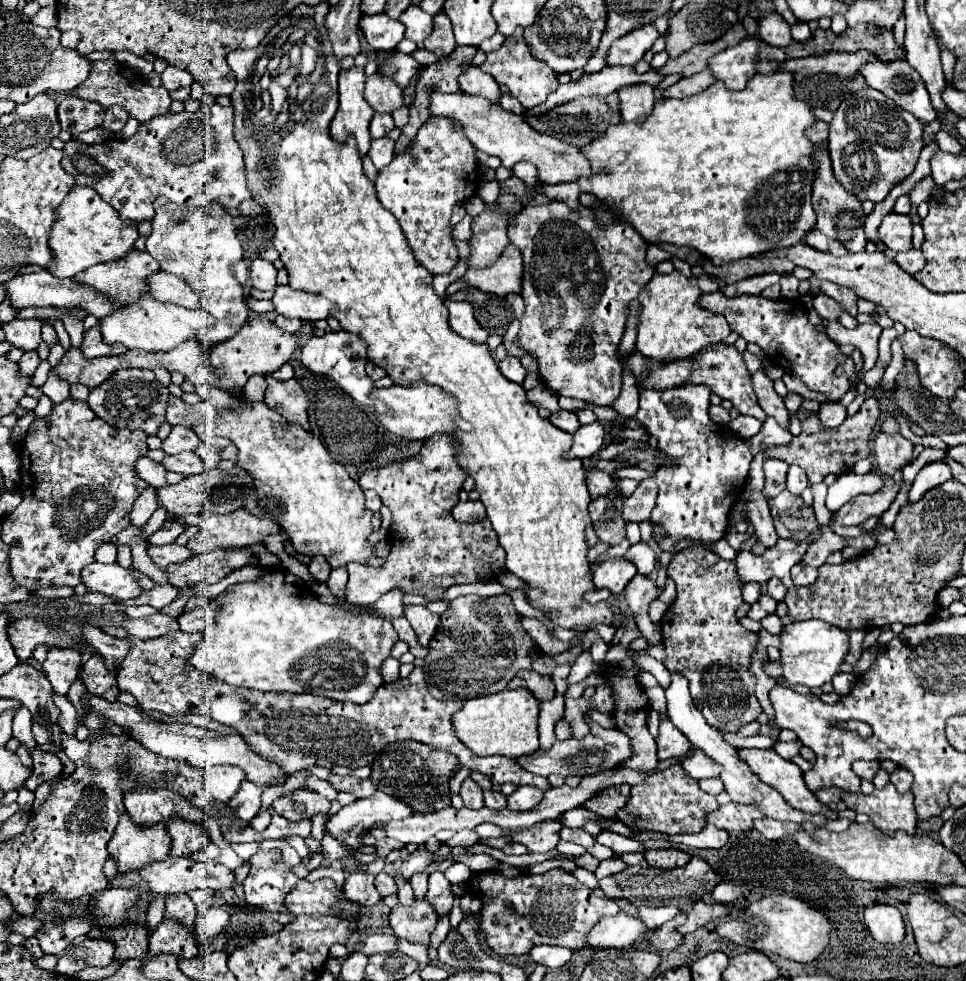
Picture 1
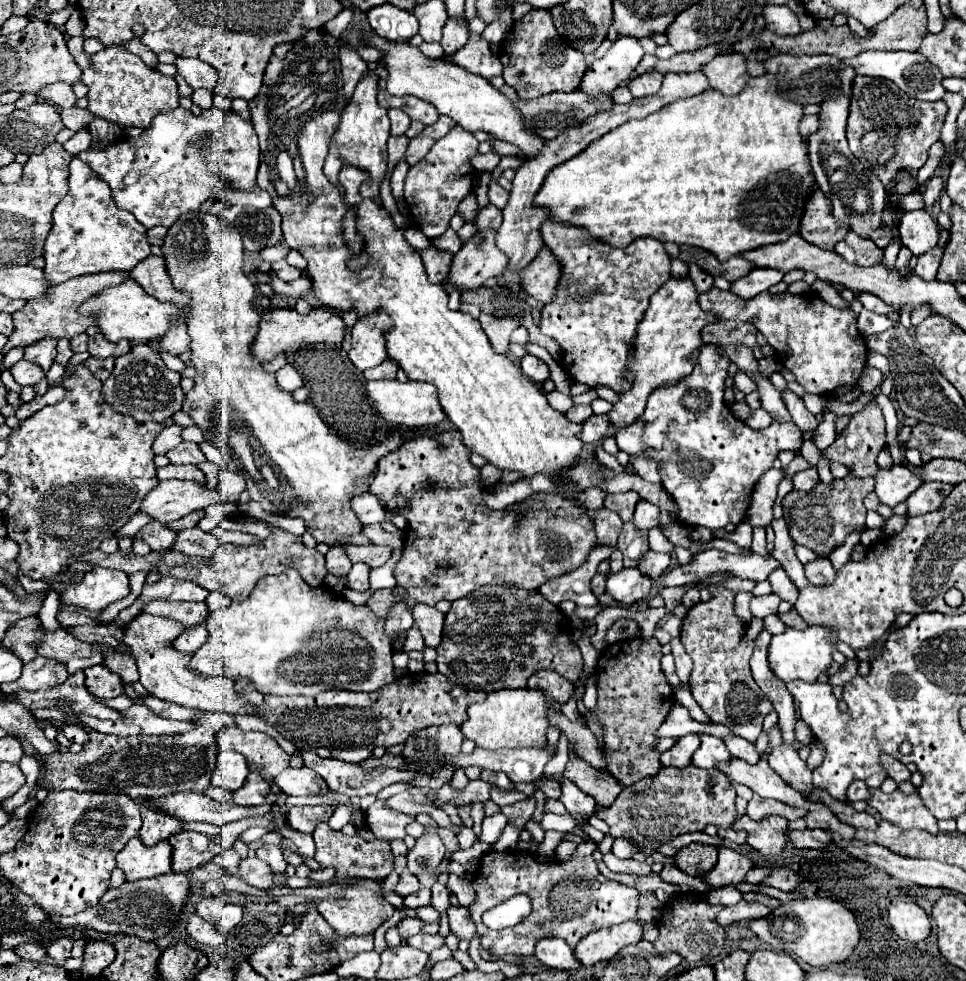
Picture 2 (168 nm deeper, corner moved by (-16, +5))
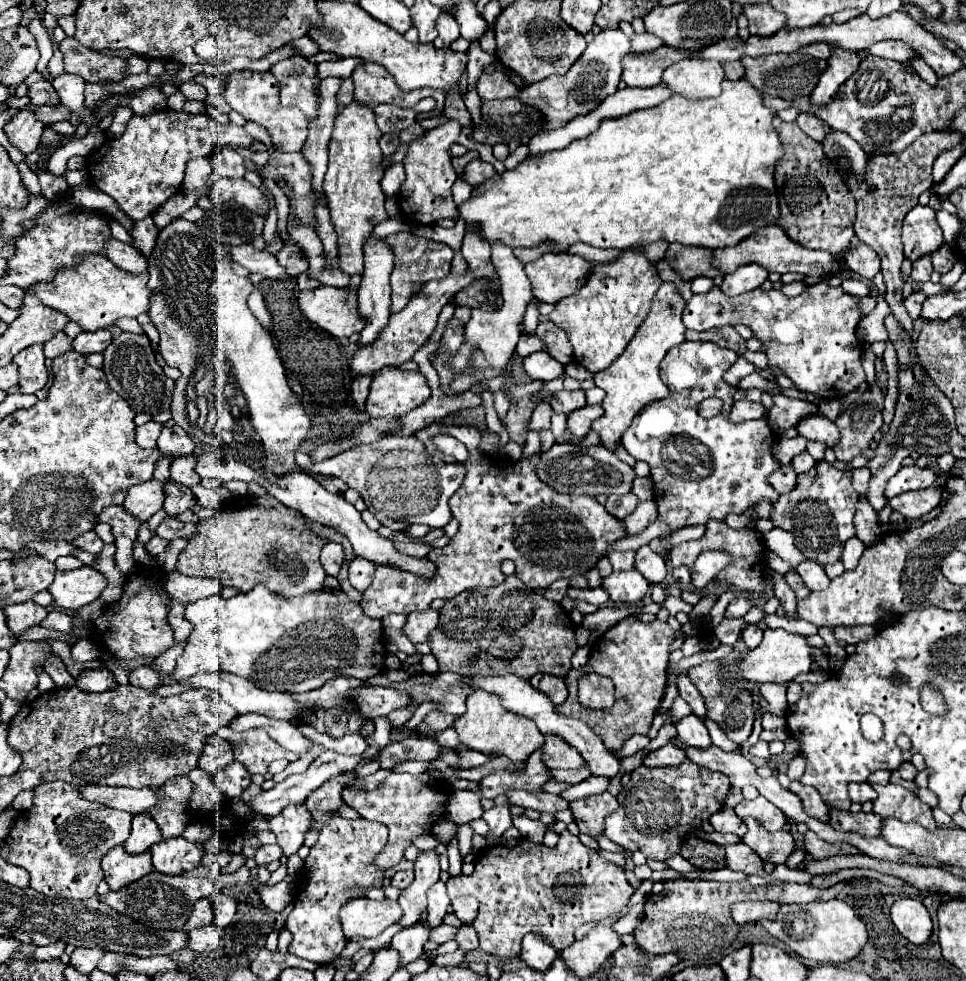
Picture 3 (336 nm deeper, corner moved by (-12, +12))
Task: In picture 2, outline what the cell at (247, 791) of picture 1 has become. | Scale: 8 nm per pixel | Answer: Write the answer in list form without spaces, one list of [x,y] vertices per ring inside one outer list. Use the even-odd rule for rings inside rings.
[[[250,772],[248,778],[244,780],[244,786],[232,792],[232,798],[236,804],[242,804],[242,806],[258,806],[266,802],[268,792],[270,792],[270,786],[258,774]]]

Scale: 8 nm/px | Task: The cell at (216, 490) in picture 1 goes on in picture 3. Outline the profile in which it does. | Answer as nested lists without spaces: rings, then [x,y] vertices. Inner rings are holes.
[[[150,479],[142,485],[134,485],[126,493],[124,507],[140,521],[148,521],[164,505],[164,485],[168,481]]]

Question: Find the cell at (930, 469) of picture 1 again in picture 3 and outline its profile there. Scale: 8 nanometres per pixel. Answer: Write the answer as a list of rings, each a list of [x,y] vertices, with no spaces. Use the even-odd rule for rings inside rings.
[[[928,487],[922,491],[908,491],[888,503],[892,503],[892,509],[902,513],[906,519],[918,519],[940,505],[942,493],[944,489],[940,487]]]

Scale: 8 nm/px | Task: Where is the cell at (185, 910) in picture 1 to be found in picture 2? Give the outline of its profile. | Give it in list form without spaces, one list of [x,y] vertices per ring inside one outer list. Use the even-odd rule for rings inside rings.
[[[192,914],[190,920],[188,920],[188,926],[186,926],[188,934],[204,944],[204,946],[210,946],[210,948],[218,948],[222,942],[224,942],[224,934],[218,932],[218,928],[214,924],[208,924],[204,918],[200,918],[198,914]]]

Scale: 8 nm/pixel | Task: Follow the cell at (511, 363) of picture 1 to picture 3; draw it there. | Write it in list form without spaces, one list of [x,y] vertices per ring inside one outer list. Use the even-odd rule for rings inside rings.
[[[538,351],[538,353],[530,353],[526,359],[524,359],[524,371],[530,379],[540,379],[540,381],[550,381],[550,379],[556,379],[562,371],[564,371],[564,365],[558,363],[554,357],[550,357],[548,353],[544,351]]]

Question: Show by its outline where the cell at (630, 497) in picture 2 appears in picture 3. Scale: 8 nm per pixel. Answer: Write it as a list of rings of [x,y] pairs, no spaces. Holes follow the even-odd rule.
[[[626,493],[624,497],[616,497],[616,495],[612,495],[612,497],[608,497],[608,501],[606,501],[606,511],[610,513],[610,515],[614,515],[616,519],[624,519],[624,517],[628,517],[634,509],[636,509],[636,505],[638,505],[640,501],[638,501],[638,497],[634,495],[634,493]]]

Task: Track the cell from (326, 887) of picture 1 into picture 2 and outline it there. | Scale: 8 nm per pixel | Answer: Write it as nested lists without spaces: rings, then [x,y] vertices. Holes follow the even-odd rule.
[[[346,888],[338,892],[338,896],[346,898],[348,904],[344,908],[336,904],[336,898],[318,900],[316,908],[340,936],[374,934],[396,912],[396,908],[384,896],[370,890]]]

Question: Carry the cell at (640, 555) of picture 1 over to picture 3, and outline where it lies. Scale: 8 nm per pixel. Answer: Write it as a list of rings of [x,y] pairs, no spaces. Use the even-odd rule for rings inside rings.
[[[648,545],[638,549],[638,553],[636,553],[636,569],[650,583],[660,583],[666,577],[666,563],[664,563],[664,559],[656,551],[652,551]]]

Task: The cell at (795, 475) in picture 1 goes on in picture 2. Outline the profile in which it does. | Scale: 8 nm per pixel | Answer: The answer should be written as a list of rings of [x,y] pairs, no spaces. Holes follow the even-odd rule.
[[[810,468],[808,472],[798,472],[798,474],[794,474],[792,482],[794,482],[794,490],[808,492],[818,484],[818,472],[816,472],[816,468]]]

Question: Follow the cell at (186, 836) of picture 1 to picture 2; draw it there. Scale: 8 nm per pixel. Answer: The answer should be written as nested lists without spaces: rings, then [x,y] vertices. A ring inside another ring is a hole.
[[[180,832],[180,834],[172,836],[172,840],[168,840],[168,842],[172,846],[172,872],[176,872],[176,874],[200,868],[222,852],[222,846],[216,844],[218,838],[208,838],[208,836],[198,834],[198,832]]]

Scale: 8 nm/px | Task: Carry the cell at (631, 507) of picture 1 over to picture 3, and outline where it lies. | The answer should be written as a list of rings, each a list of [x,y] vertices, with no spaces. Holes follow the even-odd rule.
[[[646,499],[636,507],[636,511],[632,515],[628,515],[624,519],[624,525],[630,535],[638,535],[656,519],[658,519],[656,517],[656,503],[654,503],[654,499]]]

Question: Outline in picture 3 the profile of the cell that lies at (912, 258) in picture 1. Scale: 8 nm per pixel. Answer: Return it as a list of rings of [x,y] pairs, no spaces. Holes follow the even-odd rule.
[[[930,255],[928,257],[920,257],[912,263],[912,273],[910,277],[914,281],[928,281],[930,279],[930,273],[932,273],[932,261],[930,261]]]

